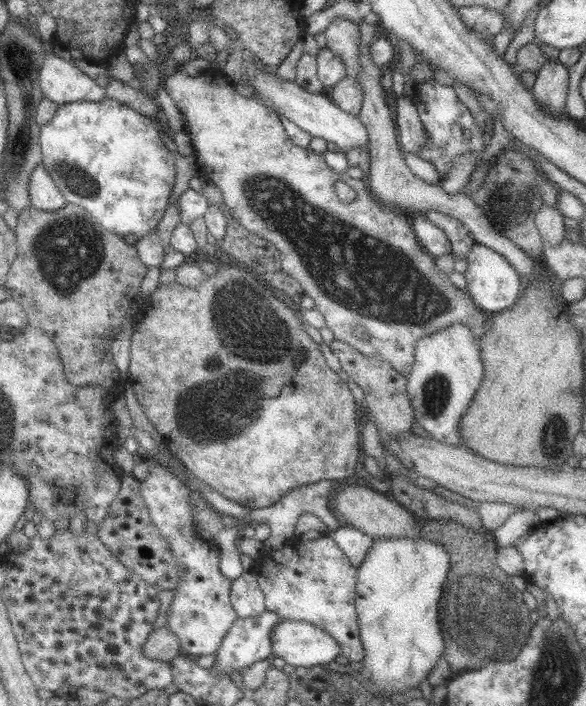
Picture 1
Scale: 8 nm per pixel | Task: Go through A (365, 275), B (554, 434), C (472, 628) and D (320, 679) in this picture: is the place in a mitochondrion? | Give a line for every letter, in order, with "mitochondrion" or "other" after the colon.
A: mitochondrion
B: mitochondrion
C: mitochondrion
D: other

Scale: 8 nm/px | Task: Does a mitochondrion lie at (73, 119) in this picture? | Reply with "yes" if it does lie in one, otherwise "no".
no

